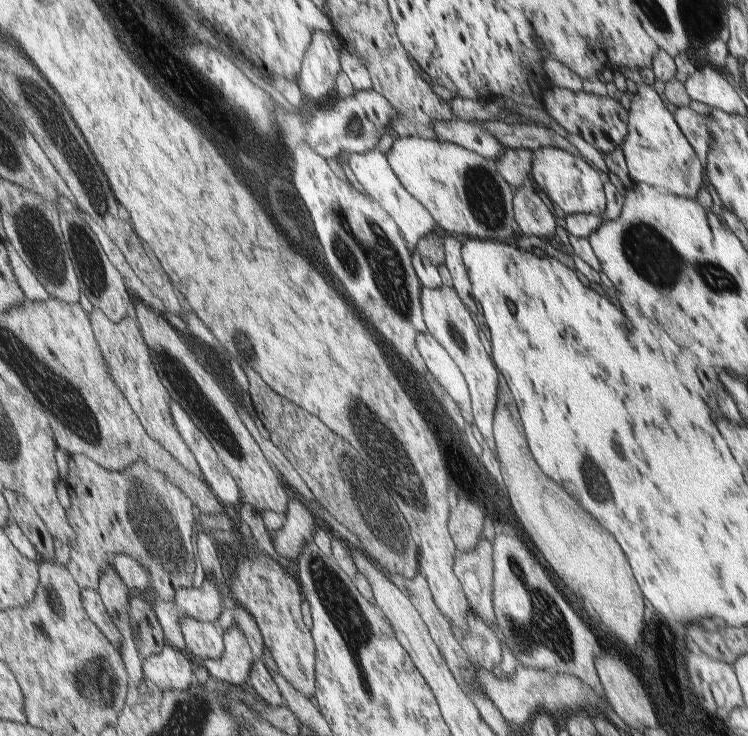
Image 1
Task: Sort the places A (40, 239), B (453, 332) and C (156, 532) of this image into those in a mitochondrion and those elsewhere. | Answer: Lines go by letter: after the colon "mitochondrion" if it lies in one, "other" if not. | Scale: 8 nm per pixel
A: mitochondrion
B: mitochondrion
C: mitochondrion

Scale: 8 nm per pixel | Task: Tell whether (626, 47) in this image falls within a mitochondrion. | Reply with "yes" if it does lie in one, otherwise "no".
no

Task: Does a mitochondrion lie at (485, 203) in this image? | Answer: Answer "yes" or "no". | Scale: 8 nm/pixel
yes

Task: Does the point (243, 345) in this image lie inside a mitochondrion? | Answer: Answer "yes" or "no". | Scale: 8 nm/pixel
yes

